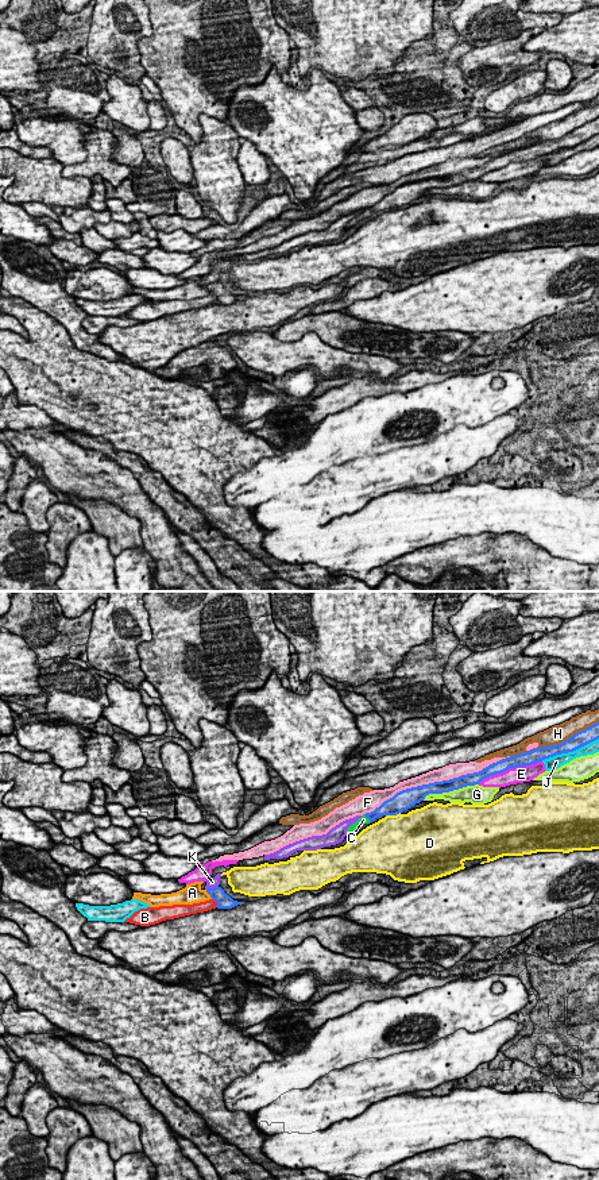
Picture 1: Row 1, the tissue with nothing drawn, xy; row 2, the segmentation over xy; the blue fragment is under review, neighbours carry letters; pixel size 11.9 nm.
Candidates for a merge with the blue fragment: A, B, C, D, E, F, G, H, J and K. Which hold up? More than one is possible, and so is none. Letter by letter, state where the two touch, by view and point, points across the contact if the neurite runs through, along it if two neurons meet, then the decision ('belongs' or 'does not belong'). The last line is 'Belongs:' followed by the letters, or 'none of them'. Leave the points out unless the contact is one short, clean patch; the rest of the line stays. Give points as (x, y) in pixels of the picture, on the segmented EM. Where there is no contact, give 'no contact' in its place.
A: contact xy (208, 893); does not belong
B: contact xy (216, 901); does not belong
C: contact xy (367, 817); way xy (385, 809), (367, 817), (363, 820); belongs
D: contact xy (393, 814); border xy (400, 812), (386, 816); does not belong
E: contact xy (509, 767); does not belong
F: contact xy (437, 782); does not belong
G: contact xy (449, 790); does not belong
H: contact xy (567, 739); does not belong
J: contact xy (569, 751); does not belong
K: contact xy (213, 887); does not belong
Belongs: C

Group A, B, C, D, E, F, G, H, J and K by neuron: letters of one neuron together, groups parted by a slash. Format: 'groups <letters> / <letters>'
groups A G / B / C / D / E / F / H / J / K

